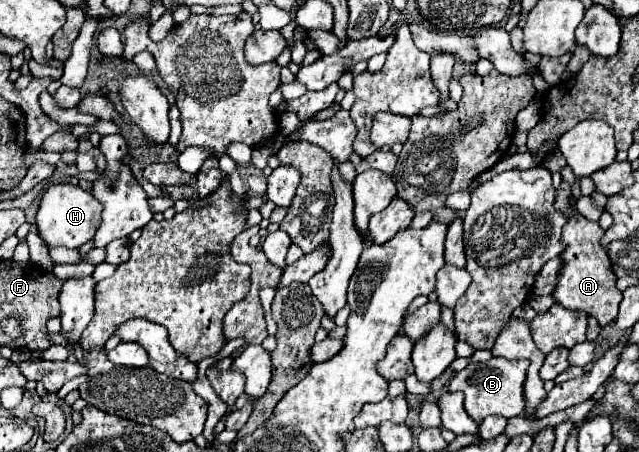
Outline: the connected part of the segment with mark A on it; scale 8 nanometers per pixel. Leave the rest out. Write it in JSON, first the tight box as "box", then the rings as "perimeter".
{"box":[553,180,621,326],"perimeter":[[[561,180],[561,186],[557,188],[557,202],[555,208],[567,218],[567,224],[563,226],[561,242],[565,244],[565,250],[561,252],[561,266],[557,274],[557,286],[553,290],[555,302],[563,304],[569,310],[583,310],[599,320],[601,326],[609,324],[617,316],[617,308],[621,302],[621,292],[615,286],[615,274],[611,272],[611,262],[607,256],[607,250],[601,246],[603,228],[599,222],[591,222],[585,216],[581,216],[575,208],[571,208],[571,186]]]}

